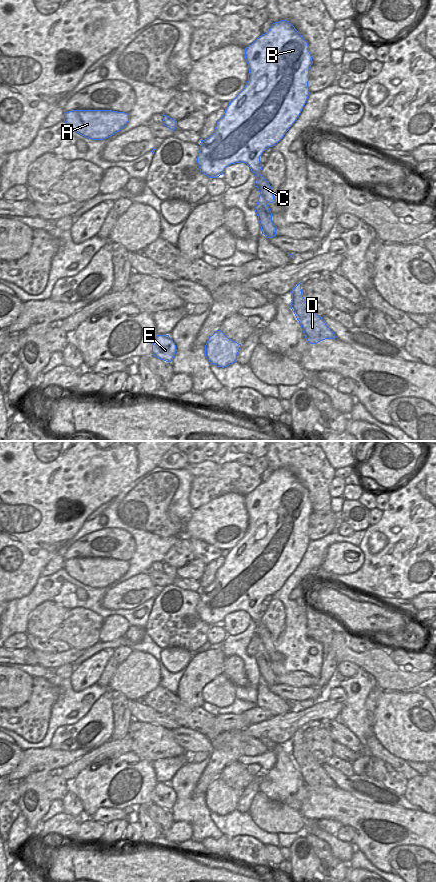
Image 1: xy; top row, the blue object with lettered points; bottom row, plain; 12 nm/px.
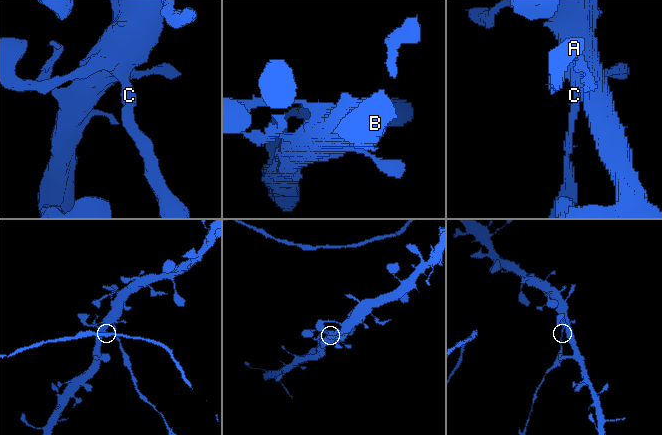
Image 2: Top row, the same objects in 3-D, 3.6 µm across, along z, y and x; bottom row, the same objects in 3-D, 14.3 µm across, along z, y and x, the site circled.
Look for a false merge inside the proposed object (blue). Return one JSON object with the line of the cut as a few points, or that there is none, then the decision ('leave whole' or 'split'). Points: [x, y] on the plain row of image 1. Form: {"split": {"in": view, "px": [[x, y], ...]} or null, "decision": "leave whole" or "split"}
{"split": {"in": "xy", "px": [[267, 648], [262, 646], [258, 649]]}, "decision": "split"}

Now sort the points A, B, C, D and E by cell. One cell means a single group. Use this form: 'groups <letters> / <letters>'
groups A B C E / D

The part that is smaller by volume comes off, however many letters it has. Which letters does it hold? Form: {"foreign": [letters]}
{"foreign": ["D"]}

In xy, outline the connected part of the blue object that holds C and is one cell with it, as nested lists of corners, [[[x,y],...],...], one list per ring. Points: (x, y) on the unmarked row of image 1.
[[[287,468],[273,471],[267,481],[262,482],[246,495],[245,507],[249,517],[248,529],[244,537],[229,550],[223,565],[216,572],[214,581],[207,587],[201,588],[197,611],[200,619],[210,626],[219,625],[231,612],[246,611],[256,624],[254,635],[257,635],[260,640],[258,649],[265,646],[269,651],[273,651],[274,639],[261,623],[260,604],[268,595],[278,591],[299,565],[310,542],[309,517],[313,509],[307,489]]]

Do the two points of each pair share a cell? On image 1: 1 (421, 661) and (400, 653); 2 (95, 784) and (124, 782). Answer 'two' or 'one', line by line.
1: one
2: one

